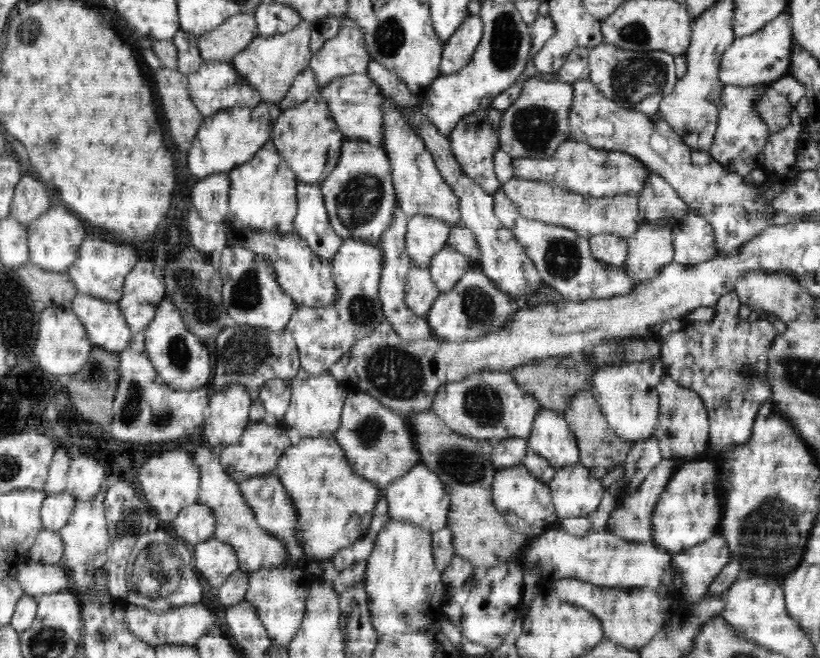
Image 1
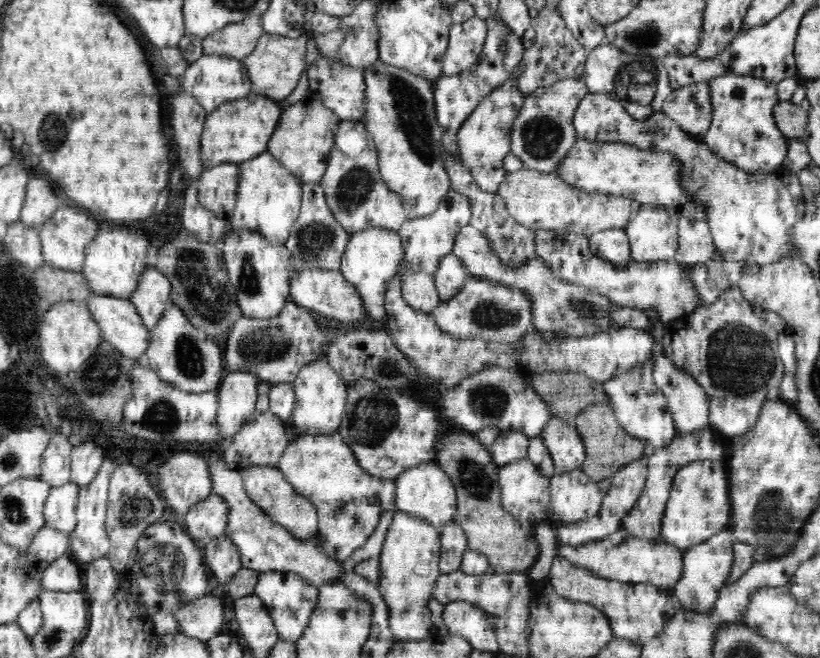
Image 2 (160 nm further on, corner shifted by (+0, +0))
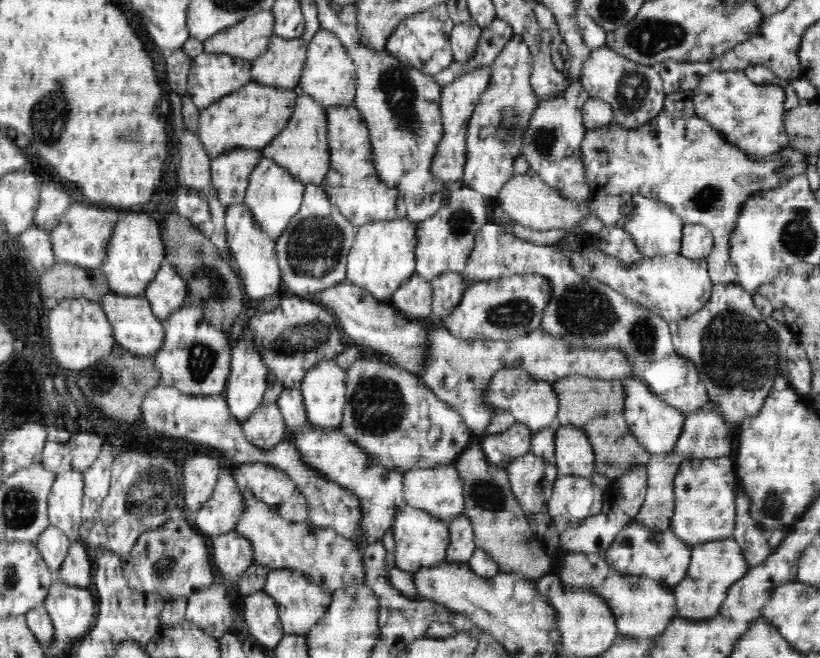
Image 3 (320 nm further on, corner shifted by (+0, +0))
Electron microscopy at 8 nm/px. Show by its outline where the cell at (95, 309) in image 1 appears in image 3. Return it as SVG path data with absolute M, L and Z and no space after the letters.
M111 292L103 296L100 303L109 324L112 325L116 344L138 356L154 356L161 349L165 337L165 323L155 317L149 300L144 294L132 297Z

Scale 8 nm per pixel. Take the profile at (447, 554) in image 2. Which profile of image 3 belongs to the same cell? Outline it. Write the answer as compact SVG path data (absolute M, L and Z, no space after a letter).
M462 514L451 521L448 528L449 545L445 560L453 564L468 563L477 549L471 521Z

